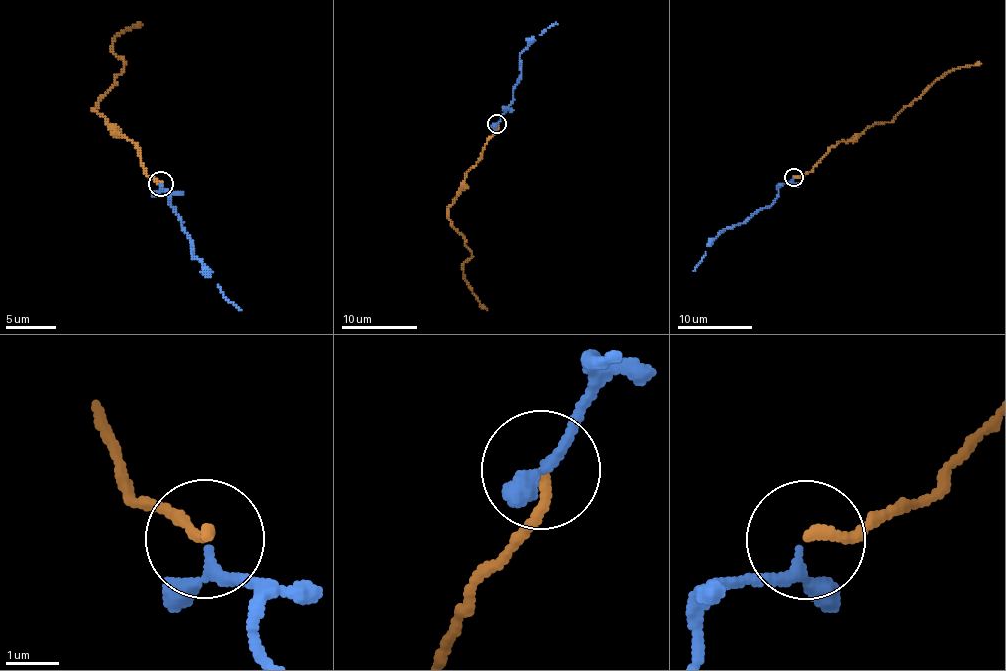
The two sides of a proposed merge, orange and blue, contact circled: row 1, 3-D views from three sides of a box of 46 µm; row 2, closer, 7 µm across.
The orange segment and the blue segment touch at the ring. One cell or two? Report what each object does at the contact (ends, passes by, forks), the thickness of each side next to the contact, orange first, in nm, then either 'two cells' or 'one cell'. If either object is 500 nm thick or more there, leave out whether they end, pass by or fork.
orange ends there; blue passes by; 200 nm thick on the orange side, 170 nm on the other; one cell

